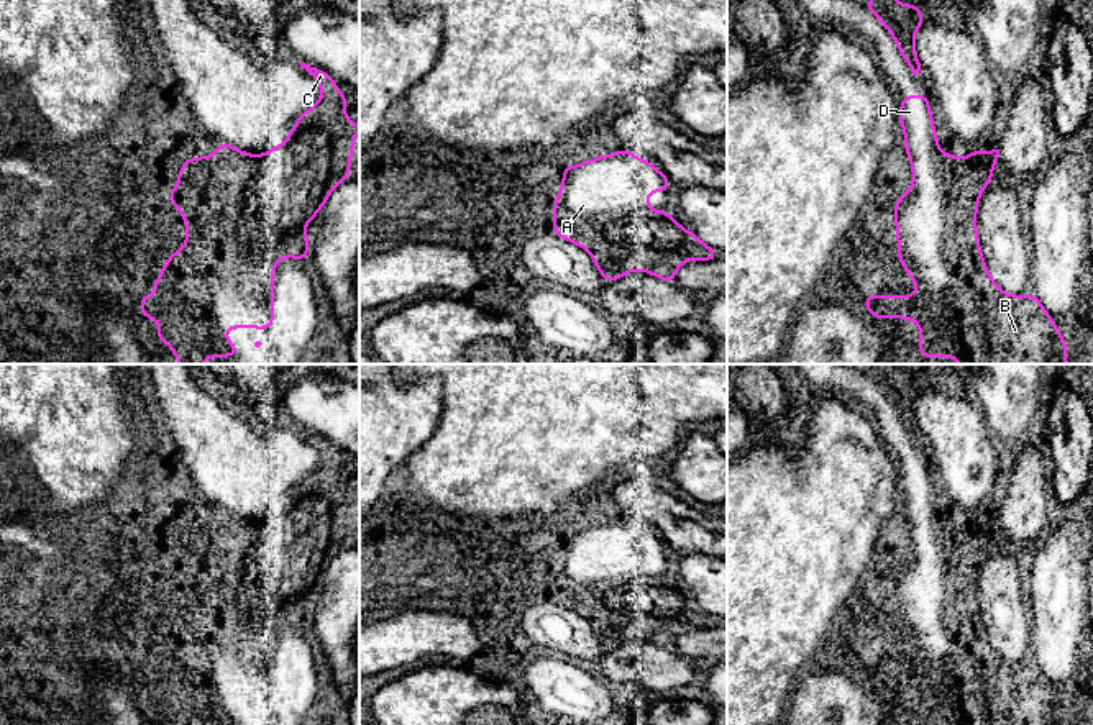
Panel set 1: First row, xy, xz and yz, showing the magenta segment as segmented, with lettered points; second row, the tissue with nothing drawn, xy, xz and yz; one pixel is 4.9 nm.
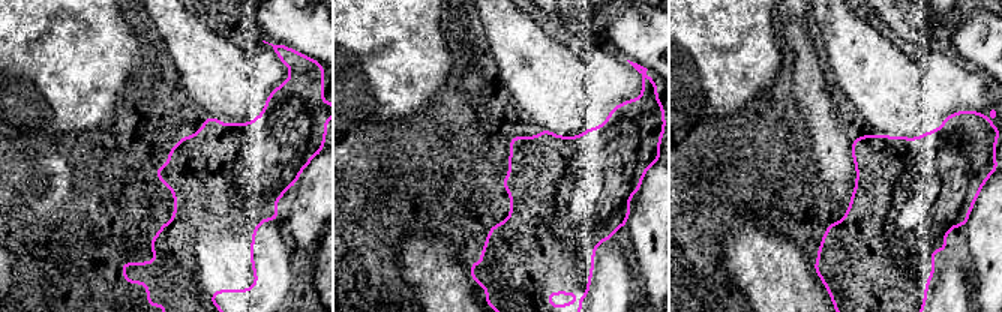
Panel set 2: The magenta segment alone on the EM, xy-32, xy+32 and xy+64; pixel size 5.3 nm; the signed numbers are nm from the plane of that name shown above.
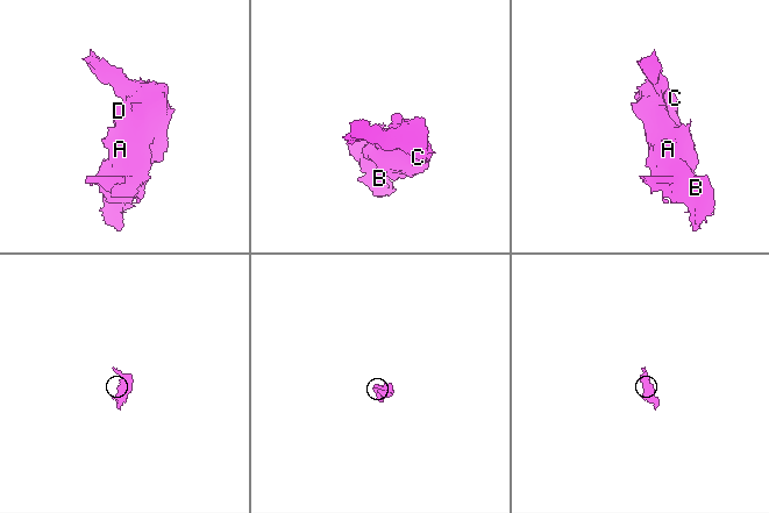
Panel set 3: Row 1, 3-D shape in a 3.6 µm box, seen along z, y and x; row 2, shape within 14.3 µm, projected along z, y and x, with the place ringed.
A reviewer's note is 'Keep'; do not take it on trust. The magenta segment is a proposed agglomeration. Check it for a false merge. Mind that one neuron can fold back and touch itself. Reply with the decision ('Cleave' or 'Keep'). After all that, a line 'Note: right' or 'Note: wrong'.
Cleave
Note: wrong

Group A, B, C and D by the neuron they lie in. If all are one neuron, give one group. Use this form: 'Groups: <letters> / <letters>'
Groups: A D / B C

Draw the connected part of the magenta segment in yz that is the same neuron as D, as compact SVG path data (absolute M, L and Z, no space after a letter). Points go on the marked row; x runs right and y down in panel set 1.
M927 93L901 98L899 125L912 171L912 187L899 195L893 208L898 259L906 267L927 248L939 246L942 233L958 220L954 203L957 197L968 202L970 212L978 212L981 192L993 180L999 149L973 149L963 157L944 154Z

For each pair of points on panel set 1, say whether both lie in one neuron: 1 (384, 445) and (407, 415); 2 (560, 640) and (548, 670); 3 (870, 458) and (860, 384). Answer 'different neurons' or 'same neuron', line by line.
1: different neurons
2: different neurons
3: different neurons

